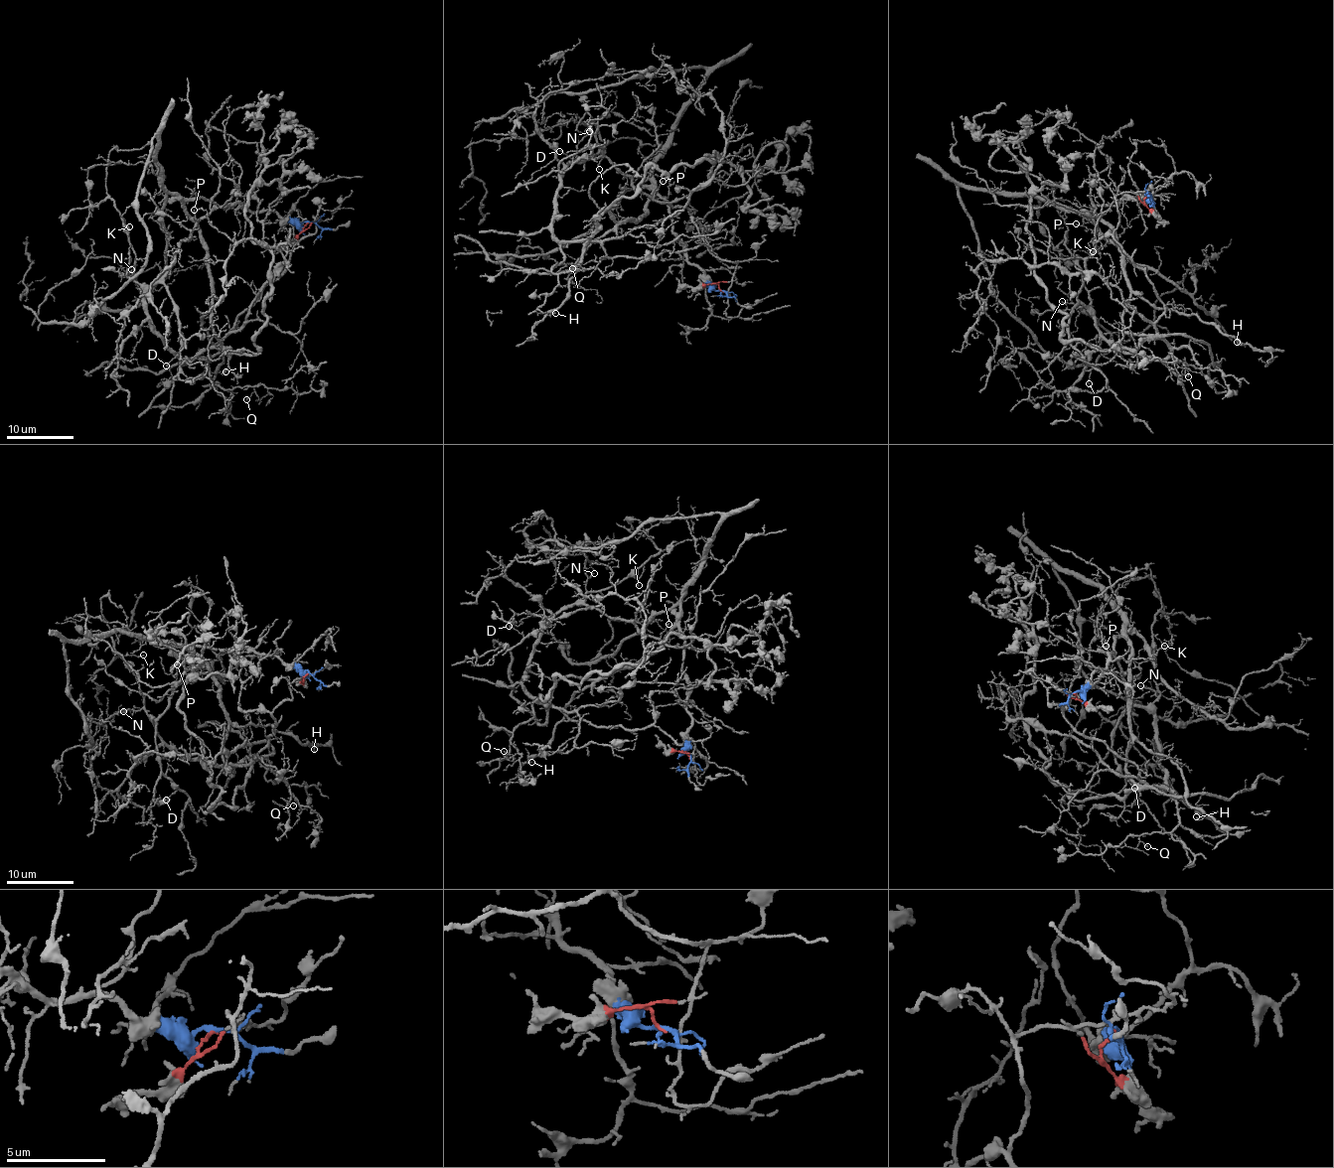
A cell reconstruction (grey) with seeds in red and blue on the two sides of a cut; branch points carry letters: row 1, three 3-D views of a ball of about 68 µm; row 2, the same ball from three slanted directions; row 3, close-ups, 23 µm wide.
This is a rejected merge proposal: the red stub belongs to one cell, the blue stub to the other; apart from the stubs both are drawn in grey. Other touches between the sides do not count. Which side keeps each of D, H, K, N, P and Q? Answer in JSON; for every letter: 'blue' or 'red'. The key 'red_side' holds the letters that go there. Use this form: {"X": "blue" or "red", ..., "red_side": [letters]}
{"D": "red", "H": "blue", "K": "red", "N": "red", "P": "red", "Q": "red", "red_side": ["D", "K", "N", "P", "Q"]}

